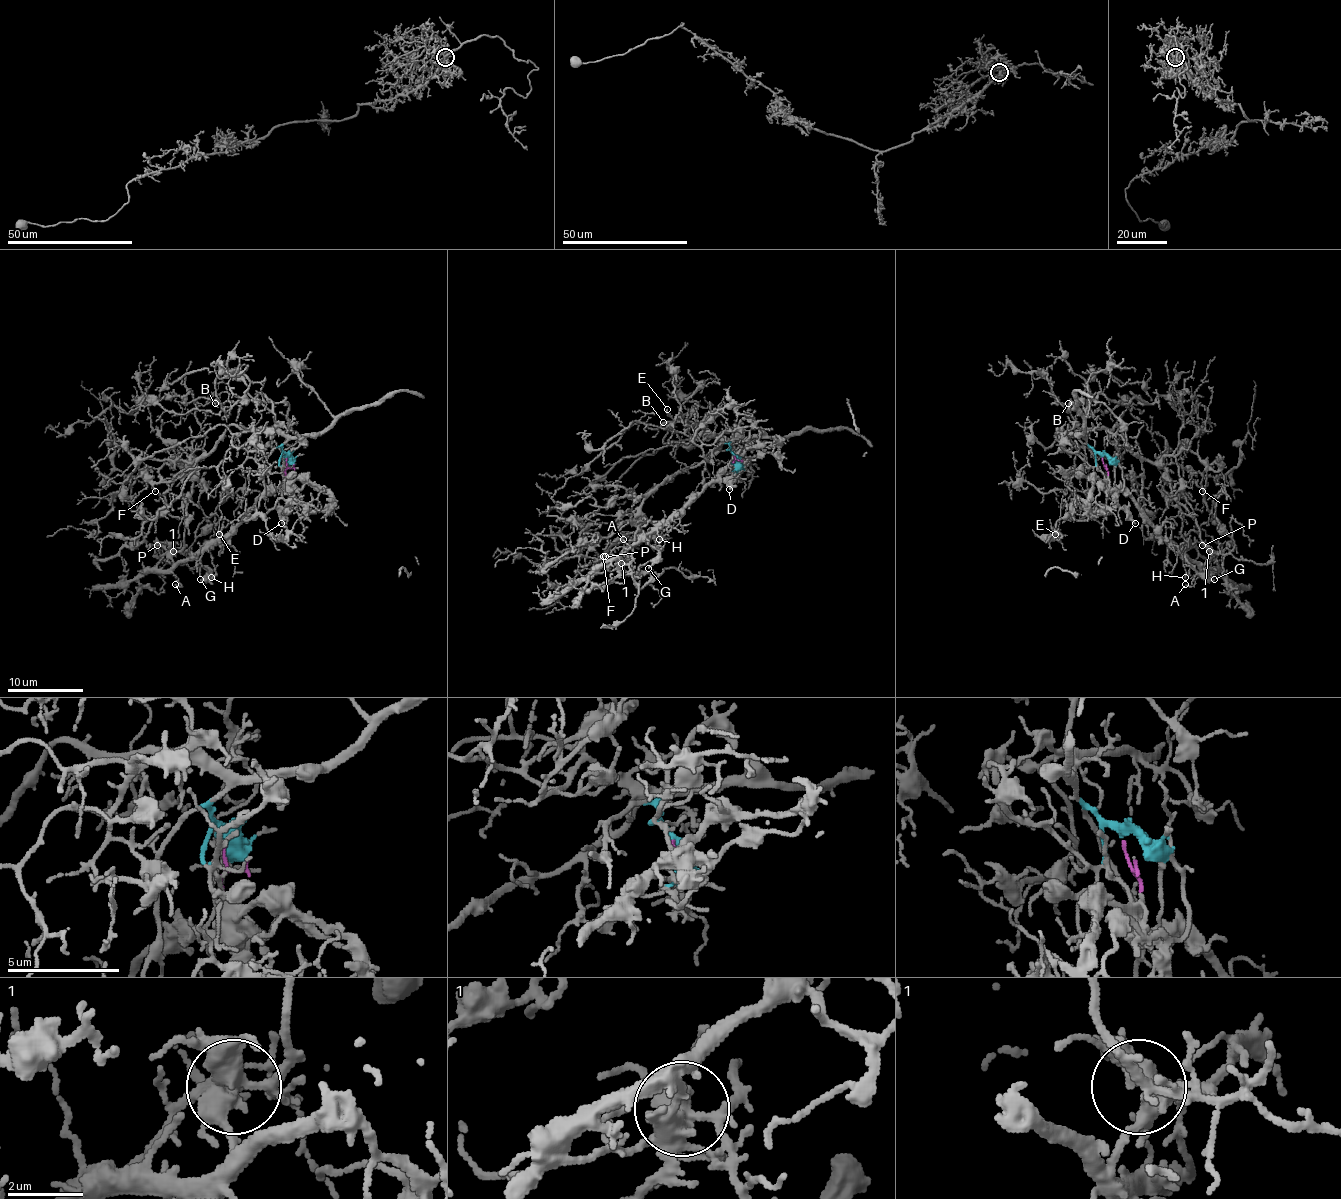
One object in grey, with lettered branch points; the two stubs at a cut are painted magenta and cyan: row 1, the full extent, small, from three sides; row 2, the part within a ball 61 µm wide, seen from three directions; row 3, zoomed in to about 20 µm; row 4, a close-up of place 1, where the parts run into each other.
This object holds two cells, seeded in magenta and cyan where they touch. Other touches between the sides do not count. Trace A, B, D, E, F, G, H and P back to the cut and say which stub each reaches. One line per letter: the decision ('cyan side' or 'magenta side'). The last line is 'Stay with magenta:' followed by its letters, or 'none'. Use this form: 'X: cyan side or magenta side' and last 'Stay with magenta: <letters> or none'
A: magenta side
B: cyan side
D: magenta side
E: cyan side
F: cyan side
G: magenta side
H: magenta side
P: cyan side
Stay with magenta: A, D, G, H

